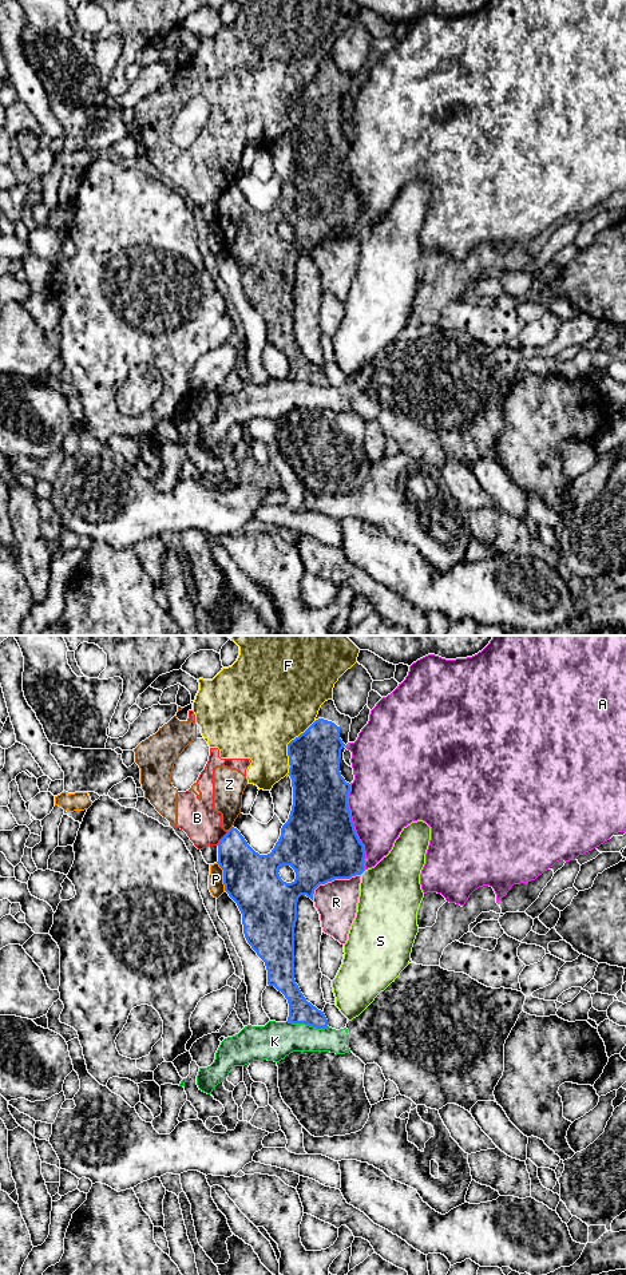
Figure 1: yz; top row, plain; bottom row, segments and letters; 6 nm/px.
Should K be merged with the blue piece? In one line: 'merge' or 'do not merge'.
do not merge

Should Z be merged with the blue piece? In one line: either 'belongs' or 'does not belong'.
does not belong

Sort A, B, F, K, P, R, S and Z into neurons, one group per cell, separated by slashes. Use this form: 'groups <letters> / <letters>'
groups A / B F Z / K / P / R / S

